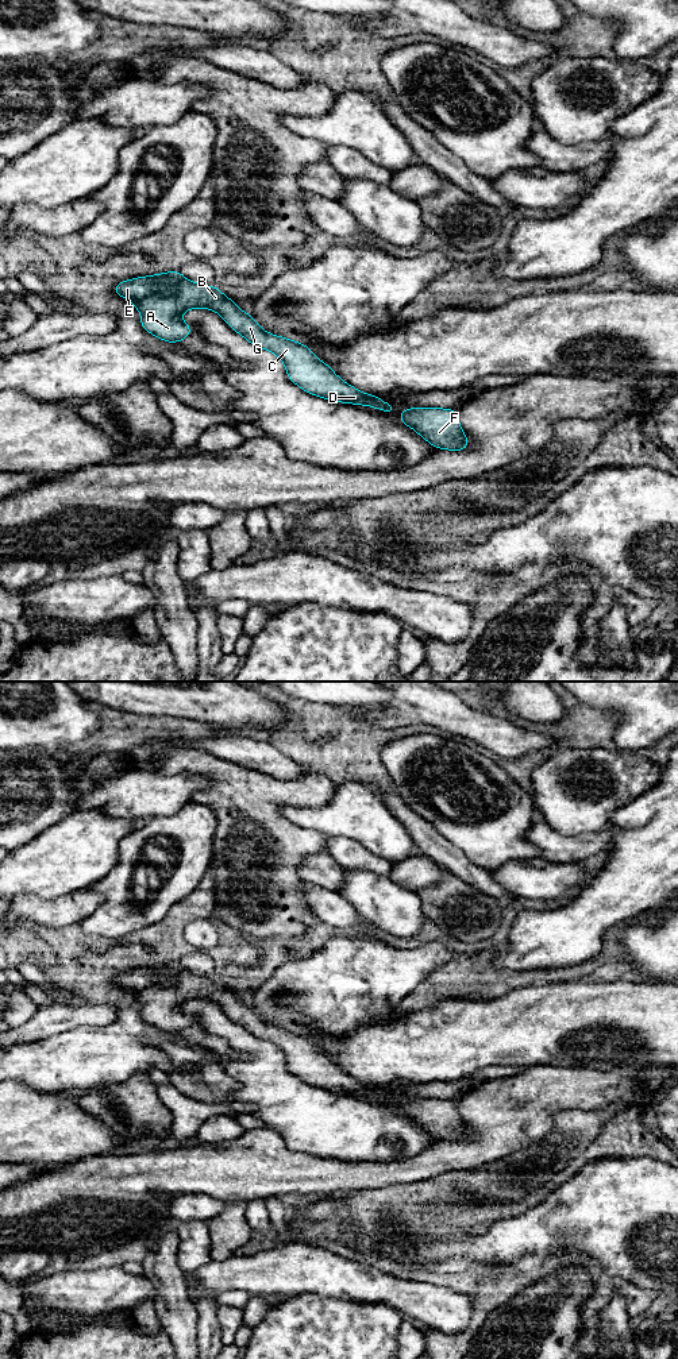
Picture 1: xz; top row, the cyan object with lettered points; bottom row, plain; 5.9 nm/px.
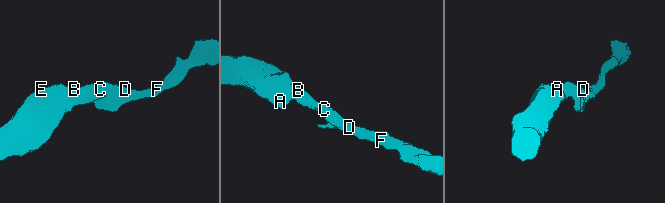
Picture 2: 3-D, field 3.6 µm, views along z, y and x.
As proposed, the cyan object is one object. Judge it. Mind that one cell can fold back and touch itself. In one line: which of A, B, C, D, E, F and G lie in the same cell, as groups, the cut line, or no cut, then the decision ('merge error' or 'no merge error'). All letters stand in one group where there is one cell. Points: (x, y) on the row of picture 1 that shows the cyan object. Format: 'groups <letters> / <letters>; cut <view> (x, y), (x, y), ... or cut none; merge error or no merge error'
groups A B C D E F G; cut none; no merge error

